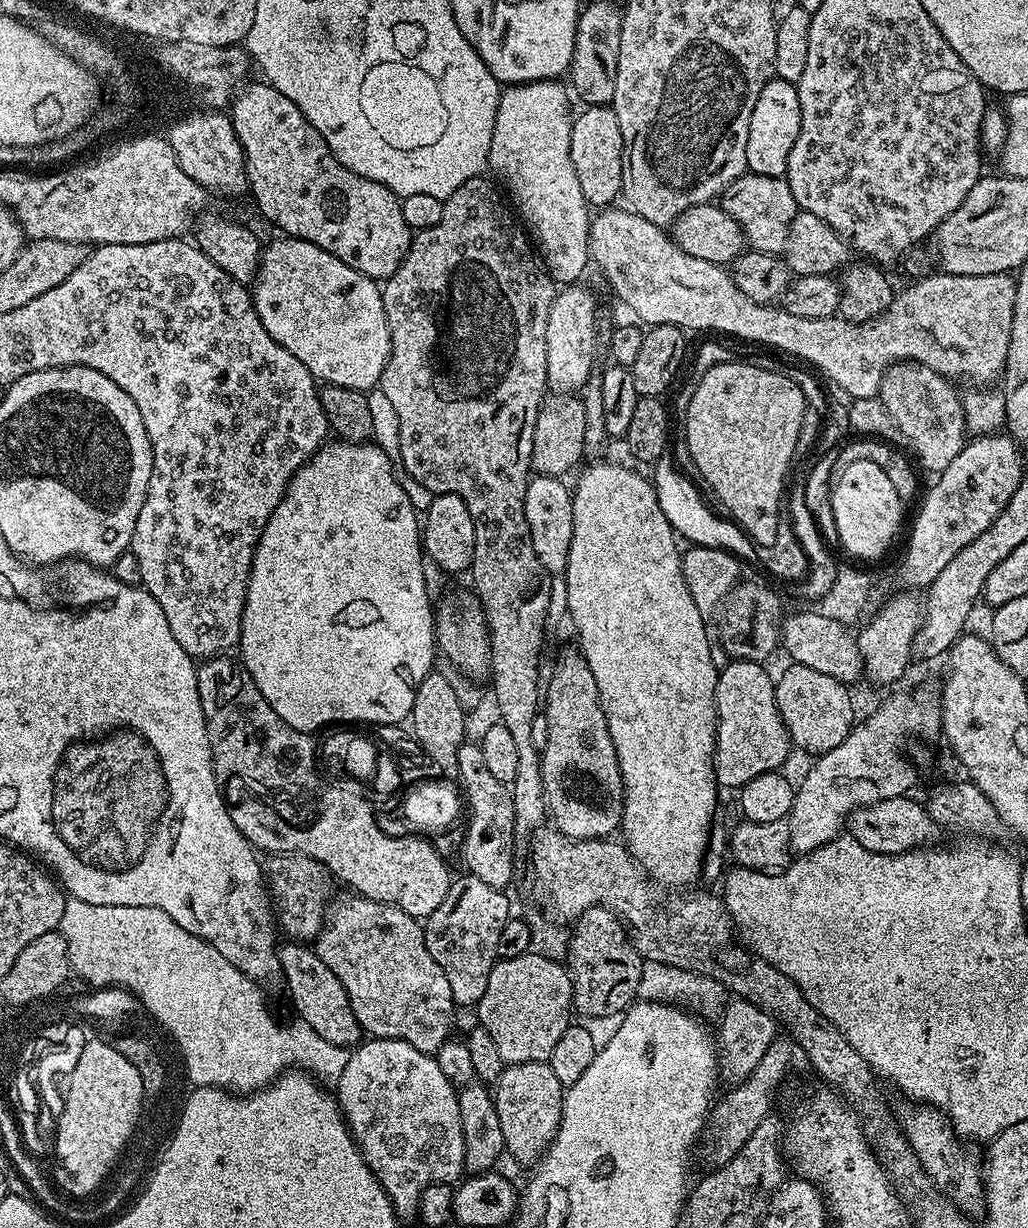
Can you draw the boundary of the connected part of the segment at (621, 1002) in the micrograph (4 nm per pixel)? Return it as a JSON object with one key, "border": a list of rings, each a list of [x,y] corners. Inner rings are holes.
{"border":[[[601,904],[587,908],[576,917],[568,938],[566,967],[572,978],[573,1009],[584,1016],[619,1017],[633,1003],[644,963],[619,916]]]}

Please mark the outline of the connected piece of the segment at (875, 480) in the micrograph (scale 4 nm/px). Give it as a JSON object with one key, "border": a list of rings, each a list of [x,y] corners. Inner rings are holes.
{"border":[[[861,460],[839,469],[832,486],[832,505],[838,544],[850,555],[861,556],[864,560],[878,559],[891,546],[905,508],[882,466]]]}

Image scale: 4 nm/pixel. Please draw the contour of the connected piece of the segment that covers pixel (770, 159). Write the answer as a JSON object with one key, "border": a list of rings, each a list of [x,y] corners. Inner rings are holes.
{"border":[[[775,78],[768,80],[766,86],[762,86],[762,94],[758,94],[758,102],[754,102],[754,114],[750,114],[750,134],[746,138],[747,171],[767,176],[784,176],[801,122],[796,85]]]}

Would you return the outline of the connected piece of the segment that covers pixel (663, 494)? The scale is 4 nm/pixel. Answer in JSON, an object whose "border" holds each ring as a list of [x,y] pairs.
{"border":[[[671,451],[664,452],[652,466],[652,481],[658,504],[670,522],[673,531],[693,545],[704,545],[707,548],[724,548],[743,561],[755,561],[759,557],[758,546],[735,521],[718,516],[704,504],[695,486],[674,466]]]}

